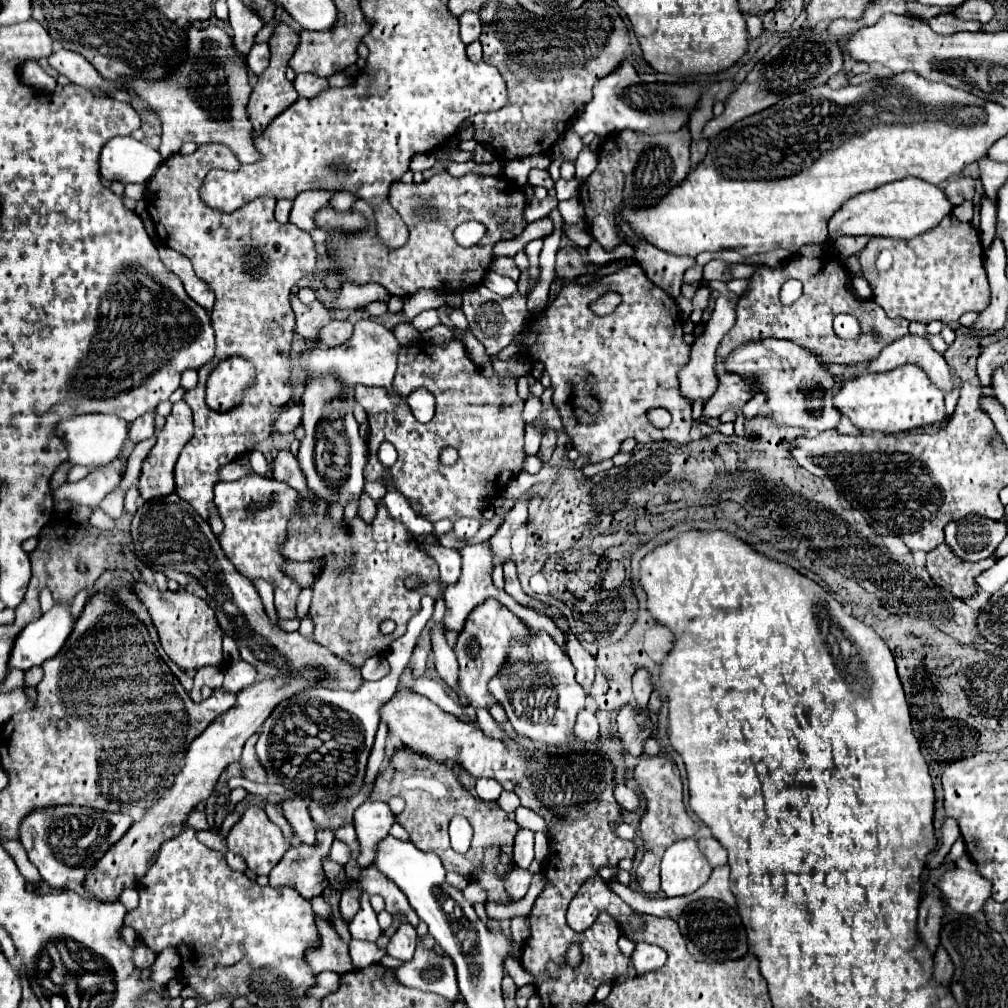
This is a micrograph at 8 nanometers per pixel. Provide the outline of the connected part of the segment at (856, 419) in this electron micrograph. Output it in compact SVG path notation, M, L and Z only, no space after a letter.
M900 366L896 370L890 372L880 372L880 374L862 374L854 380L846 380L842 384L842 388L838 390L838 394L834 396L834 406L836 410L840 410L840 414L848 416L850 422L860 428L862 432L866 430L874 430L874 432L884 432L884 434L898 434L898 432L906 432L912 428L920 428L926 424L934 424L934 422L944 422L946 412L944 412L944 392L940 392L930 380L928 376L918 368L918 366Z

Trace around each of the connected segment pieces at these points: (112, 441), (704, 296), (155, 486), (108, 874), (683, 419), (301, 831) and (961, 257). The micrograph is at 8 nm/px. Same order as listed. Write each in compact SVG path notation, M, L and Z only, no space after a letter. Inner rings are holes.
M84 414L84 416L74 416L70 420L62 420L58 424L58 436L66 440L70 464L98 468L98 466L106 466L118 458L118 452L122 450L124 440L128 438L128 424L118 416Z
M700 287L696 291L692 299L694 310L692 316L690 316L690 320L692 320L694 324L698 324L698 322L702 320L702 314L708 307L710 293L710 289L706 287Z
M180 400L172 406L172 412L166 416L166 424L164 424L162 432L158 434L158 442L142 464L142 474L140 474L140 480L138 480L138 492L140 492L142 500L168 496L168 494L174 492L174 464L176 464L176 458L180 456L184 444L192 438L192 434L194 434L192 412L186 406L186 402Z
M304 670L300 676L294 676L294 678L272 678L272 680L264 678L260 682L254 682L252 686L244 688L242 692L238 692L238 700L232 706L232 710L228 710L220 718L216 718L192 742L192 746L188 748L188 754L184 758L184 766L182 766L180 774L176 776L172 790L166 790L164 796L138 822L134 822L134 826L128 830L128 834L124 834L124 838L120 838L120 842L116 846L112 846L112 850L108 850L108 854L104 854L104 858L100 858L100 862L96 862L96 866L92 866L92 870L86 874L86 882L84 882L86 892L90 892L100 902L116 902L124 888L132 888L134 882L138 882L148 872L148 868L156 860L160 846L168 838L174 838L176 834L184 832L184 822L186 822L188 814L214 792L214 784L218 782L220 774L230 764L240 760L246 740L254 732L260 730L260 726L264 724L264 718L268 718L268 714L272 714L272 710L282 700L290 698L292 694L298 694L304 688L316 686L316 682L318 682L318 672Z
M638 264L624 266L610 276L604 276L598 284L580 284L576 280L564 282L554 294L554 298L548 302L548 306L534 316L534 320L526 326L526 330L522 330L520 336L516 336L516 342L520 344L522 356L544 364L548 376L552 378L554 406L567 402L567 411L579 416L576 420L564 422L564 430L572 446L588 458L588 464L610 460L614 454L620 452L620 444L626 438L636 438L638 444L646 444L652 440L672 440L678 444L692 442L692 404L682 398L676 378L676 372L688 362L690 356L690 346L682 340L680 310L676 300L668 296L662 288L658 288ZM608 292L618 292L622 296L622 302L612 314L600 318L592 314L590 304ZM580 396L592 396L599 402L600 407L595 405L592 411L576 407L572 398ZM652 408L666 408L672 414L672 424L668 428L654 428L646 418Z
M302 798L282 800L282 810L284 810L284 816L290 822L294 834L300 838L300 842L314 844L316 842L316 828L310 818L306 802Z
M948 214L936 228L922 234L922 238L870 238L858 260L862 276L872 286L872 298L890 318L902 316L928 324L932 320L956 322L962 314L982 312L990 304L982 256L984 250L978 232Z

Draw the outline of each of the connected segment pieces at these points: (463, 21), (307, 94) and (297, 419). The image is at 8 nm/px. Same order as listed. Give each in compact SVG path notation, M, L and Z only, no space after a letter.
M464 12L458 22L460 22L460 38L464 44L478 40L480 30L482 30L482 22L476 12Z
M298 74L294 80L294 86L302 98L310 100L328 88L328 80L320 76L312 76L312 74Z
M292 406L280 414L280 420L276 422L276 432L288 434L294 432L300 424L302 424L302 410L298 406Z

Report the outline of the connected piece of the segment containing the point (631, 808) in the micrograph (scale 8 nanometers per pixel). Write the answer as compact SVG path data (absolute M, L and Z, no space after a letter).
M624 784L616 786L616 800L618 800L618 804L622 804L622 808L628 810L628 812L636 812L636 810L640 808L640 794L638 794L636 790L624 786Z

